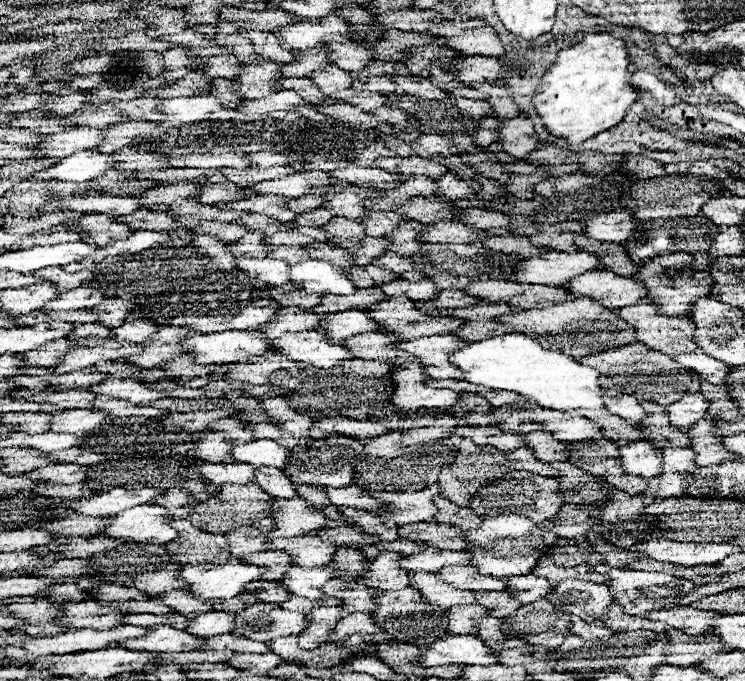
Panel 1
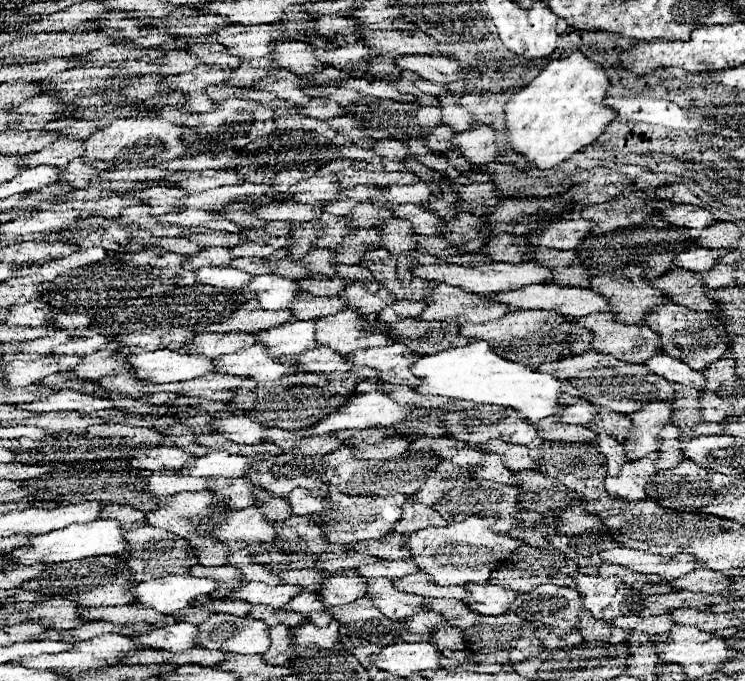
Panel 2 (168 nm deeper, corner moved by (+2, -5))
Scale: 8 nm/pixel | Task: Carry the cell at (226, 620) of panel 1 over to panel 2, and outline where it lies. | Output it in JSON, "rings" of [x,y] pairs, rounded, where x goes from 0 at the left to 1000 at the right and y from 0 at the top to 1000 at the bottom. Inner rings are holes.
{"rings":[[[231,915],[215,924],[207,924],[193,932],[183,932],[180,941],[196,953],[209,956],[250,956],[260,950],[260,941],[266,935],[266,921],[255,915]]]}

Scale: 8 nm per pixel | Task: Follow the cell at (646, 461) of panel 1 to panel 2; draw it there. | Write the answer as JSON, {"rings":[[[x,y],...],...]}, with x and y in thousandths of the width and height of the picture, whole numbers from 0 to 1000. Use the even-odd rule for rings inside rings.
{"rings":[[[813,642],[813,653],[800,653],[800,659],[813,671],[813,686],[816,698],[827,698],[832,692],[832,683],[838,683],[843,674],[838,671],[838,656],[835,651],[824,648],[821,642]]]}

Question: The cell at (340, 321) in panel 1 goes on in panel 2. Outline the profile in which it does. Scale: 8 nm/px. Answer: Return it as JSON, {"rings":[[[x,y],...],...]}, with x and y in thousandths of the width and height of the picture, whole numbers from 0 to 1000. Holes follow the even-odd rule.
{"rings":[[[392,471],[349,486],[346,504],[357,510],[360,521],[395,521],[419,512],[421,504],[421,471]]]}

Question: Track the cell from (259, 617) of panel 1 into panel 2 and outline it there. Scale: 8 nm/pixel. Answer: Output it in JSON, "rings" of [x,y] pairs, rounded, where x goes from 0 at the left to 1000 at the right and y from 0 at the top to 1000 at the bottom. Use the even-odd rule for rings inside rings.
{"rings":[[[287,900],[268,918],[268,941],[263,941],[263,950],[322,962],[352,962],[362,950],[360,918],[336,906]]]}

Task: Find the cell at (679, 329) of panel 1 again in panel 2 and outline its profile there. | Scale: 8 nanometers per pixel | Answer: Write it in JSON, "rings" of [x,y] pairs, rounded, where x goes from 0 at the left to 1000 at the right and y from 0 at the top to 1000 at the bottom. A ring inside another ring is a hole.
{"rings":[[[816,457],[795,460],[789,465],[776,465],[768,471],[797,492],[795,515],[800,518],[816,518],[843,533],[859,533],[878,518],[886,518],[886,495],[875,483],[867,483],[867,477],[827,474]]]}

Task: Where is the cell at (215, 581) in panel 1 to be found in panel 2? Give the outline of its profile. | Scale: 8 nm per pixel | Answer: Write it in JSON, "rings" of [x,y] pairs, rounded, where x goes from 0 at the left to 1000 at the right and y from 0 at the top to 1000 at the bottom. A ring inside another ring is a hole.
{"rings":[[[226,844],[215,850],[199,850],[174,862],[180,888],[204,891],[212,900],[234,903],[255,891],[263,880],[274,880],[282,868],[293,862],[285,850],[263,850],[252,844]]]}

